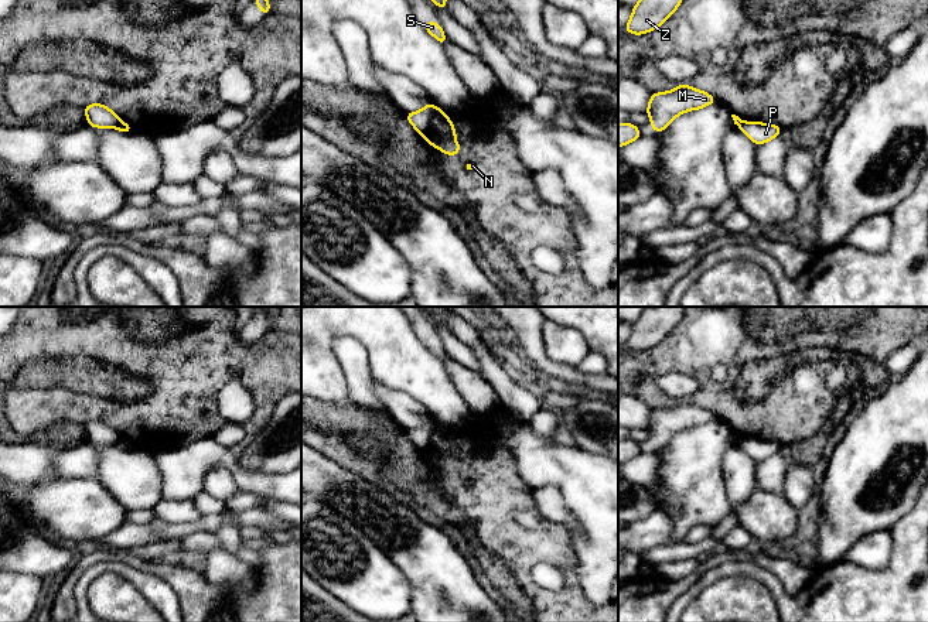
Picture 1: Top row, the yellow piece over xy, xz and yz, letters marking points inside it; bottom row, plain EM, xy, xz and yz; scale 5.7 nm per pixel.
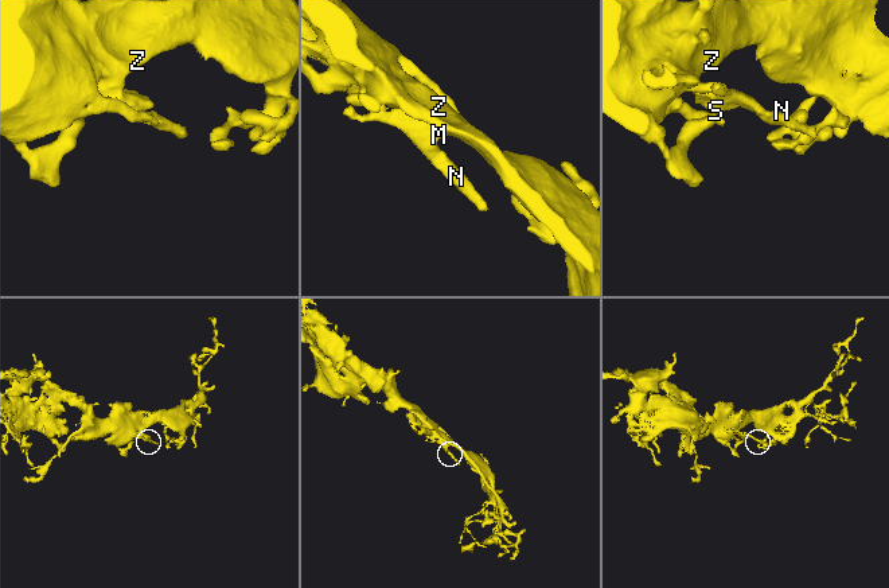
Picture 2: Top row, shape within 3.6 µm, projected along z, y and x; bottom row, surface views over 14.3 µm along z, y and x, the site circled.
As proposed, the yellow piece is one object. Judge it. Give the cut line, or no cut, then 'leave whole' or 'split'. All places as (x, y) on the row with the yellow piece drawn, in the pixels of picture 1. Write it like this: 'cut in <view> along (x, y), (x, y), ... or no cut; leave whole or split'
cut in xz along (439, 109), (423, 135); split

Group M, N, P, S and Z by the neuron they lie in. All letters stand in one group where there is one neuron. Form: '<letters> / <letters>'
M S Z / N P

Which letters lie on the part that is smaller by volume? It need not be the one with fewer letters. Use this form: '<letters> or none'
N, P

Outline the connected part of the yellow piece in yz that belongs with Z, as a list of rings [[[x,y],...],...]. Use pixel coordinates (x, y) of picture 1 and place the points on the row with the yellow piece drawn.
[[[638,0],[624,31],[635,35],[661,27],[680,6],[682,0]]]

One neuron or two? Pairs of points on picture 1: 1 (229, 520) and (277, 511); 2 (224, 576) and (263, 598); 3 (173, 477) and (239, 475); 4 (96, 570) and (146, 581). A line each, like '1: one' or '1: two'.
1: two
2: two
3: one
4: one

